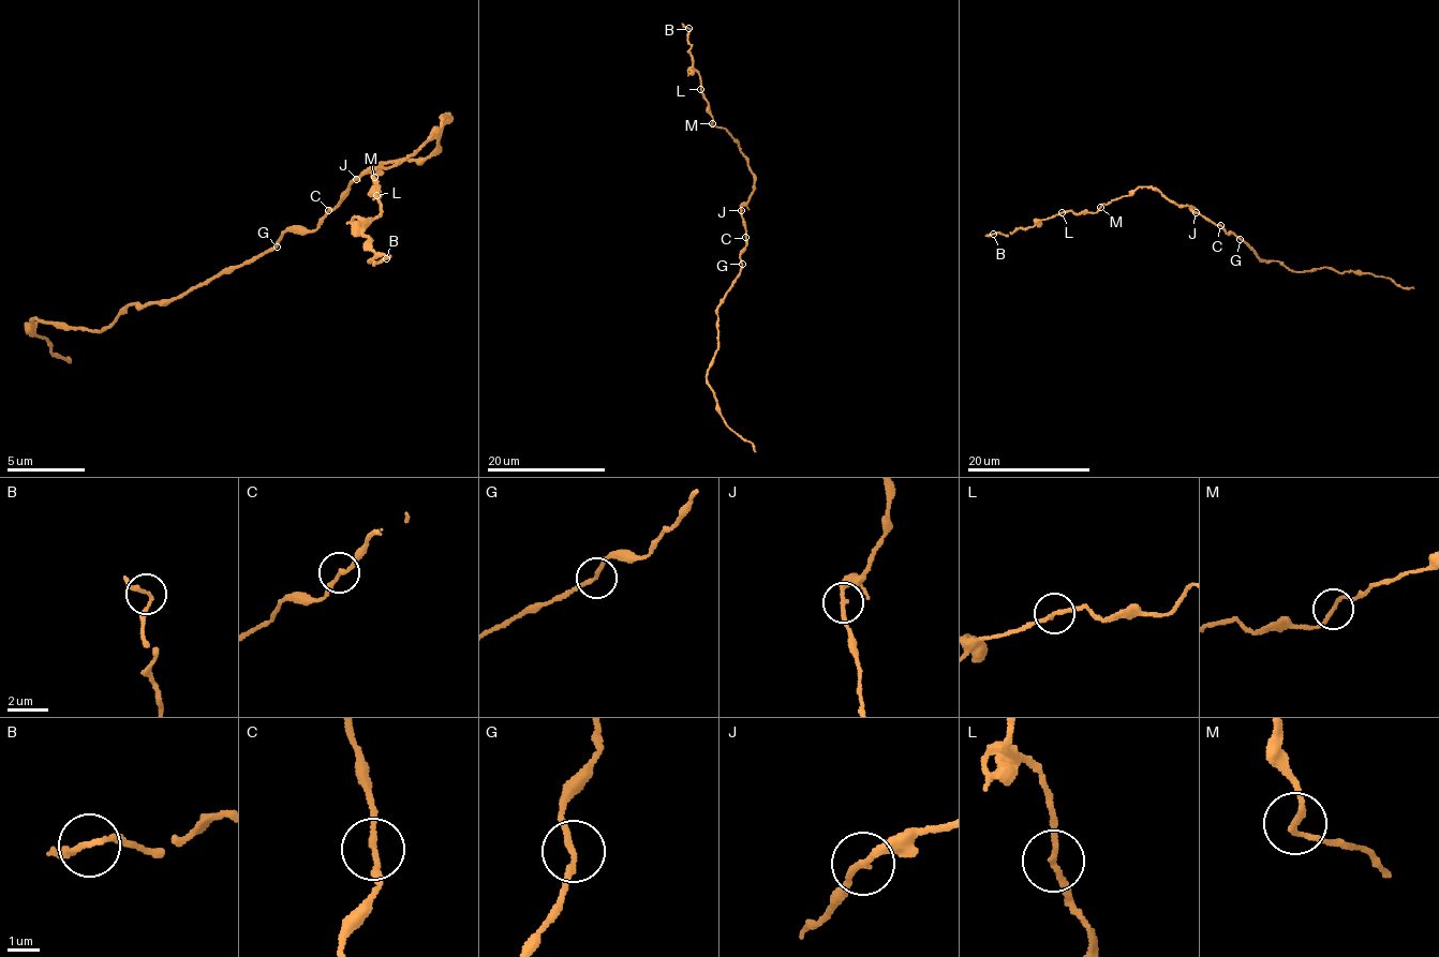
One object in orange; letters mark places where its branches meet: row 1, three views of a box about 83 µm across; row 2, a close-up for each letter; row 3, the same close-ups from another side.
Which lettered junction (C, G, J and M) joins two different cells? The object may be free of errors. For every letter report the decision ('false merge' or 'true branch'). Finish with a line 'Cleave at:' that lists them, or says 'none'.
C: true branch
G: true branch
J: true branch
M: true branch
Cleave at: none

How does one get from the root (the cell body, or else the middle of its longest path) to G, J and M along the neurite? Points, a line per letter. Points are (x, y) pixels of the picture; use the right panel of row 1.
G: (1208, 221), (1240, 239)
J: (1208, 221), (1195, 212)
M: (1208, 221), (1193, 213), (1191, 206), (1171, 203), (1150, 188), (1138, 188), (1099, 208)

